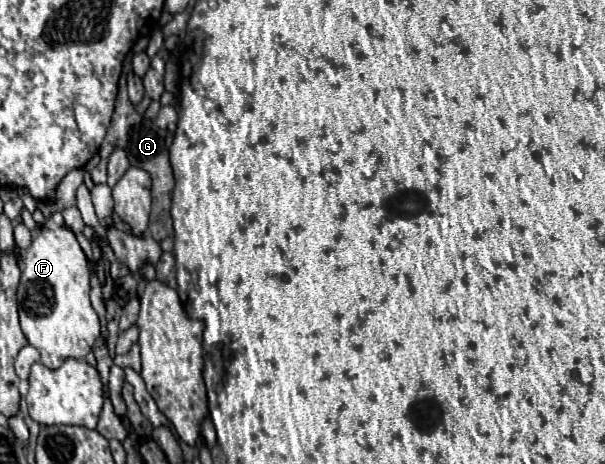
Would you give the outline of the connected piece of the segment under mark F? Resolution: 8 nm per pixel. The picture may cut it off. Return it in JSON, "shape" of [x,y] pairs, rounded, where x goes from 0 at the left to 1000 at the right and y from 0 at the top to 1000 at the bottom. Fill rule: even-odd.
{"shape":[[[104,487],[71,491],[38,552],[38,586],[28,625],[35,711],[68,763],[68,784],[91,797],[111,772],[137,776],[167,720],[164,681],[147,651],[144,556],[124,504]]]}

